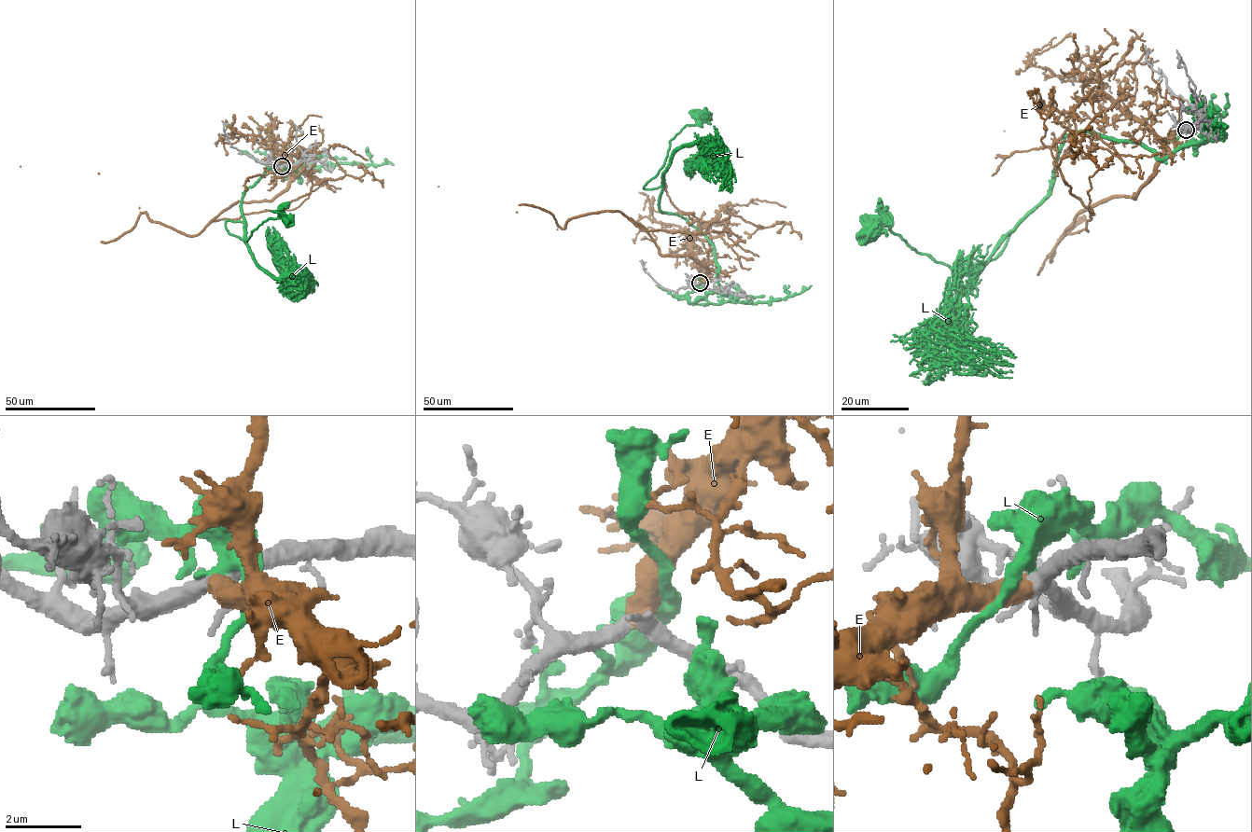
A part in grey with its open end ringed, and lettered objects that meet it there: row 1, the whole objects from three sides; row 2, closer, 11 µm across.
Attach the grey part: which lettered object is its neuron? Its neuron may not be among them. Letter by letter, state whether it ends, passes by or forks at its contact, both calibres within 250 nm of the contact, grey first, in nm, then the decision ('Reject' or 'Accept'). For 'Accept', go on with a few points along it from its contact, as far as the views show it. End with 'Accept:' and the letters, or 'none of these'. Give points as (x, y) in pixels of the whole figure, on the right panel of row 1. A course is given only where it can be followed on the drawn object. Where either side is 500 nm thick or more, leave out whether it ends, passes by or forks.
E: Thickness 360 nm (grey) against 500 nm. Accept. Its course: (1187, 130), (1164, 144), (1133, 199), (1079, 214), (1050, 261), (1085, 207), (1052, 145), (1004, 131)
L: It ends there. Thickness 340 nm (grey) against 480 nm. Reject
Accept: E

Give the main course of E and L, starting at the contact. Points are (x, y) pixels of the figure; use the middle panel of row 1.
E: (700, 283), (707, 268), (688, 256), (662, 255), (647, 231), (619, 212), (572, 217), (557, 229), (438, 187)
L: (700, 283), (690, 302), (719, 287), (714, 245), (660, 209), (662, 187), (643, 187), (670, 141), (704, 118)

